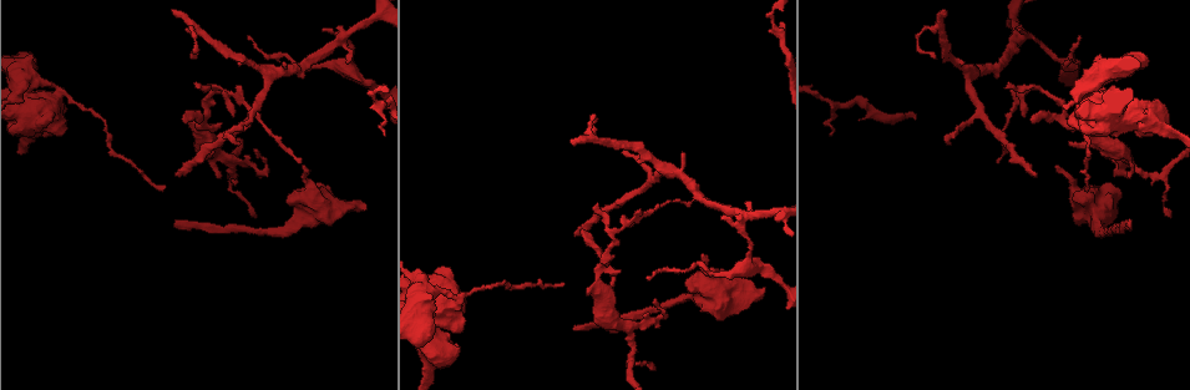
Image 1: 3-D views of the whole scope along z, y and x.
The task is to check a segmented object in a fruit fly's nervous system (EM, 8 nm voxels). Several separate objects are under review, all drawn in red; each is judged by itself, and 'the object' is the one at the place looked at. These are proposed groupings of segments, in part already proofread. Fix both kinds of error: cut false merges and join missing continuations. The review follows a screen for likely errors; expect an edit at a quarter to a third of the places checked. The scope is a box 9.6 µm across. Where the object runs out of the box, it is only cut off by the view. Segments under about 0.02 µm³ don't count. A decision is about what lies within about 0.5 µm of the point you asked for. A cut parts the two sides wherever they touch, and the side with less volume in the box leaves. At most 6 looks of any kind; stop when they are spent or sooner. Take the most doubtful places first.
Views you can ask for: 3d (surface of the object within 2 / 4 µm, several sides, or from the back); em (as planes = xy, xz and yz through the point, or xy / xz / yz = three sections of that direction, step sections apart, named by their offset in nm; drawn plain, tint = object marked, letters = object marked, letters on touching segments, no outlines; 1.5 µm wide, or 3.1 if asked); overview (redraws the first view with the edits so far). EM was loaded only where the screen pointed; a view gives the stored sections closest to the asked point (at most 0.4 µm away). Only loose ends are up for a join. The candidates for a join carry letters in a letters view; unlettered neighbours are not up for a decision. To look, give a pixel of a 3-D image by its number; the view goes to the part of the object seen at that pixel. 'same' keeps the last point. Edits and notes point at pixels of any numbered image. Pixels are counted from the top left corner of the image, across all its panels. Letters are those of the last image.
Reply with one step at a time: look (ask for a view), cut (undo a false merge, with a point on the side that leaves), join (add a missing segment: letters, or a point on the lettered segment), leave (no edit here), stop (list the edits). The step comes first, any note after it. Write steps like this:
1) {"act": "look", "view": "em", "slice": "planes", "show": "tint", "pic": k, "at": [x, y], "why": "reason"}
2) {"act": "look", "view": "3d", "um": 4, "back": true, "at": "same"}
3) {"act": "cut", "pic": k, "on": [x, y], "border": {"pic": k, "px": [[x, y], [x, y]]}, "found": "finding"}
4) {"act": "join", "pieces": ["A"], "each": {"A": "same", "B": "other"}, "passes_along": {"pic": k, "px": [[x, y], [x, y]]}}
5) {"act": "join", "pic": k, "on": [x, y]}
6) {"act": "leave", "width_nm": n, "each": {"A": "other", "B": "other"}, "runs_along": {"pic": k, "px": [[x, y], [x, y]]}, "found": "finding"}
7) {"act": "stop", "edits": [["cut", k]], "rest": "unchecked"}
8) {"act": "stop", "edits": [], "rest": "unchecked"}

{"act": "look", "view": "3d", "um": 4, "back": true, "pic": 1, "at": [582, 229], "why": "an open end"}

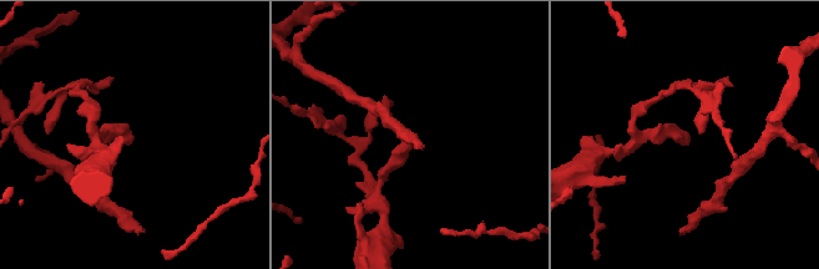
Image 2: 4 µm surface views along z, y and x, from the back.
{"act": "look", "view": "em", "slice": "planes", "show": "letters", "pic": 2, "at": [130, 143]}

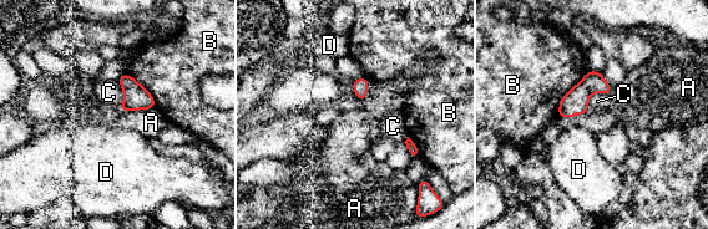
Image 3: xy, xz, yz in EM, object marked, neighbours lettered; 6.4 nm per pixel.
{"act": "leave", "each": {"A": "other", "B": "other", "C": "other", "D": "other"}, "border": {"pic": 3, "px": [[155, 107], [122, 112]]}, "found": "no lettered segment goes on from it"}

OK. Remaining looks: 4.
{"act": "look", "view": "em", "slice": "yz", "step": 8, "show": "tint", "pic": 1, "at": [67, 93], "why": "sudden change in width"}

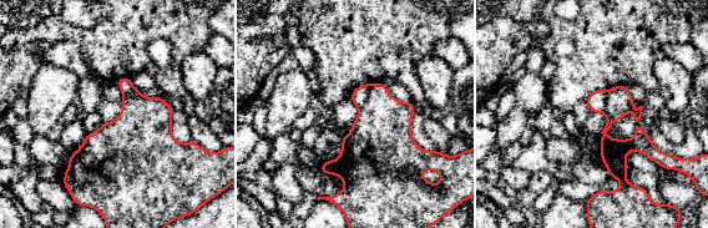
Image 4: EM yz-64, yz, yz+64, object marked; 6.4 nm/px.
{"act": "look", "view": "em", "slice": "planes", "show": "letters", "at": "same"}

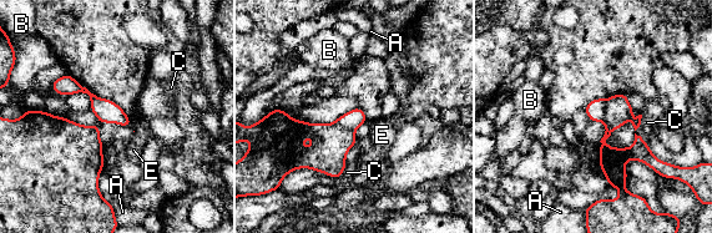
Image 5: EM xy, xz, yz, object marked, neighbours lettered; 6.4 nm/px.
{"act": "cut", "pic": 5, "on": [595, 109], "each": {"A": "other", "B": "other", "C": "other", "E": "other"}, "border": {"pic": 5, "px": [[606, 100], [601, 120]]}, "found": "two neurons meet here"}

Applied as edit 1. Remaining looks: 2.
{"act": "look", "view": "3d", "um": 4, "pic": 1, "at": [1024, 37], "why": "narrows sharply"}

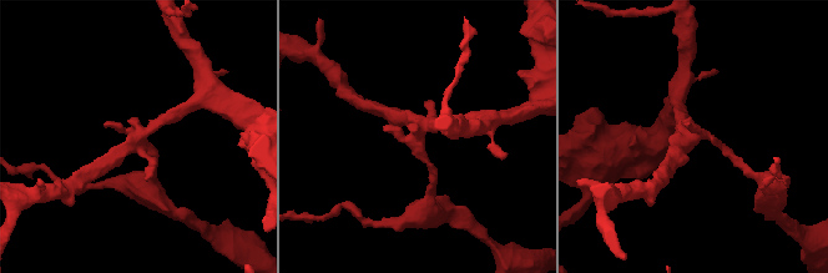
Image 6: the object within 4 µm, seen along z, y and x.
{"act": "look", "view": "em", "slice": "planes", "show": "letters", "pic": 6, "at": [690, 133]}

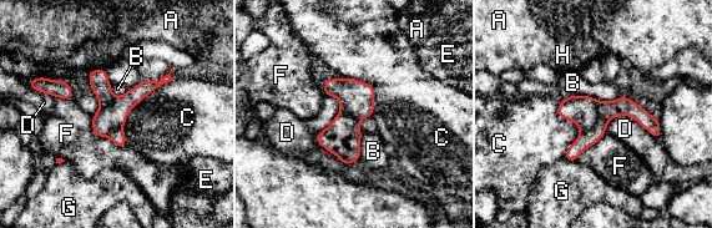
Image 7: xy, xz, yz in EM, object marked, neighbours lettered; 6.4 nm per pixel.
{"act": "cut", "pic": 7, "on": [607, 110], "each": {"A": "other", "B": "other", "C": "other", "D": "other", "E": "other", "F": "other", "G": "other", "H": "other"}, "border": {"pic": 7, "px": [[597, 101], [597, 120], [581, 133]]}, "found": "a second neuron is stuck on"}

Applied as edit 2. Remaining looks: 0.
{"act": "stop", "edits": [["cut", 5], ["cut", 7]], "rest": "unchecked"}

